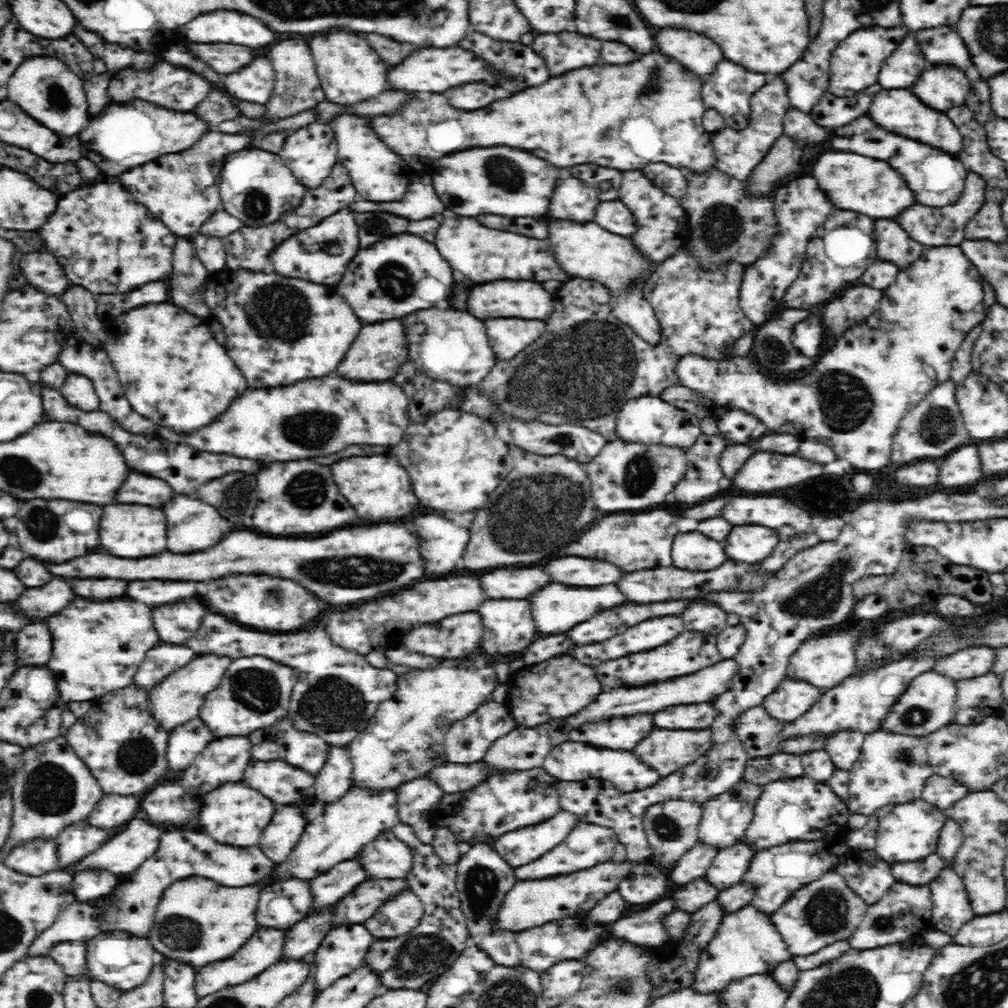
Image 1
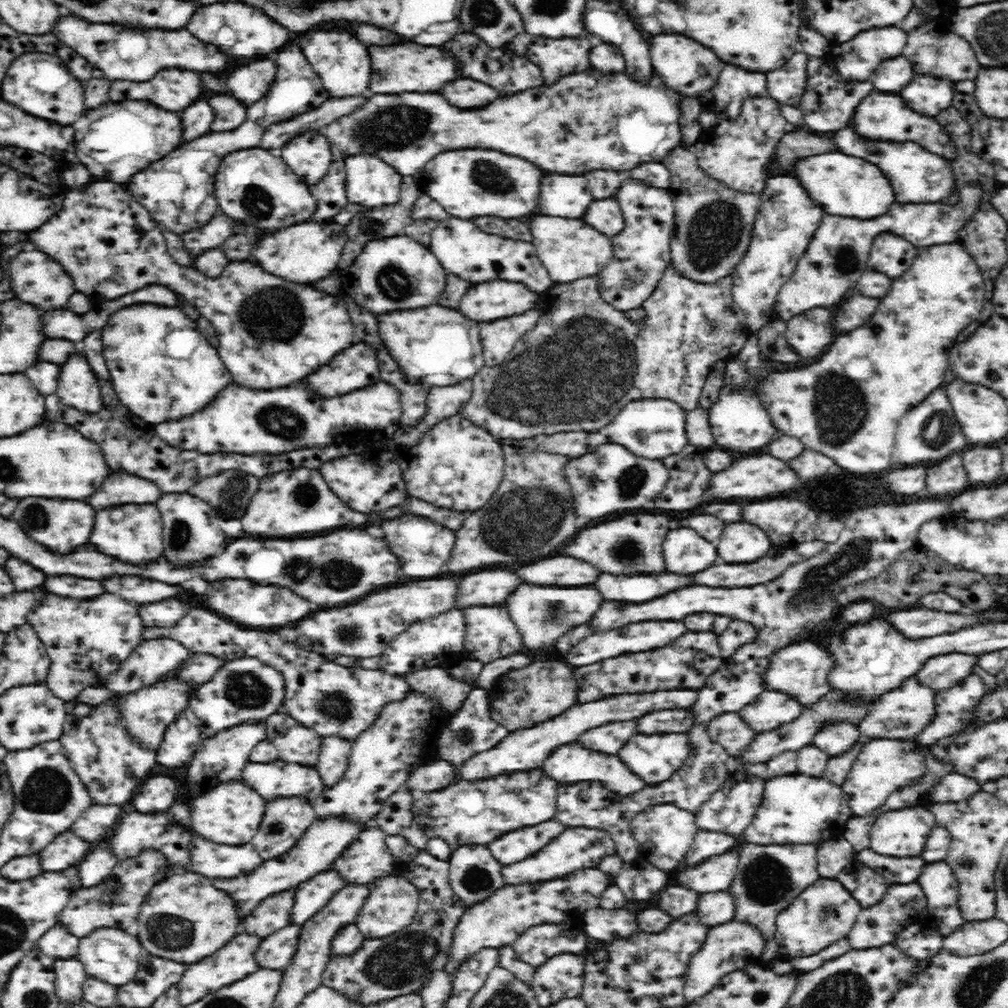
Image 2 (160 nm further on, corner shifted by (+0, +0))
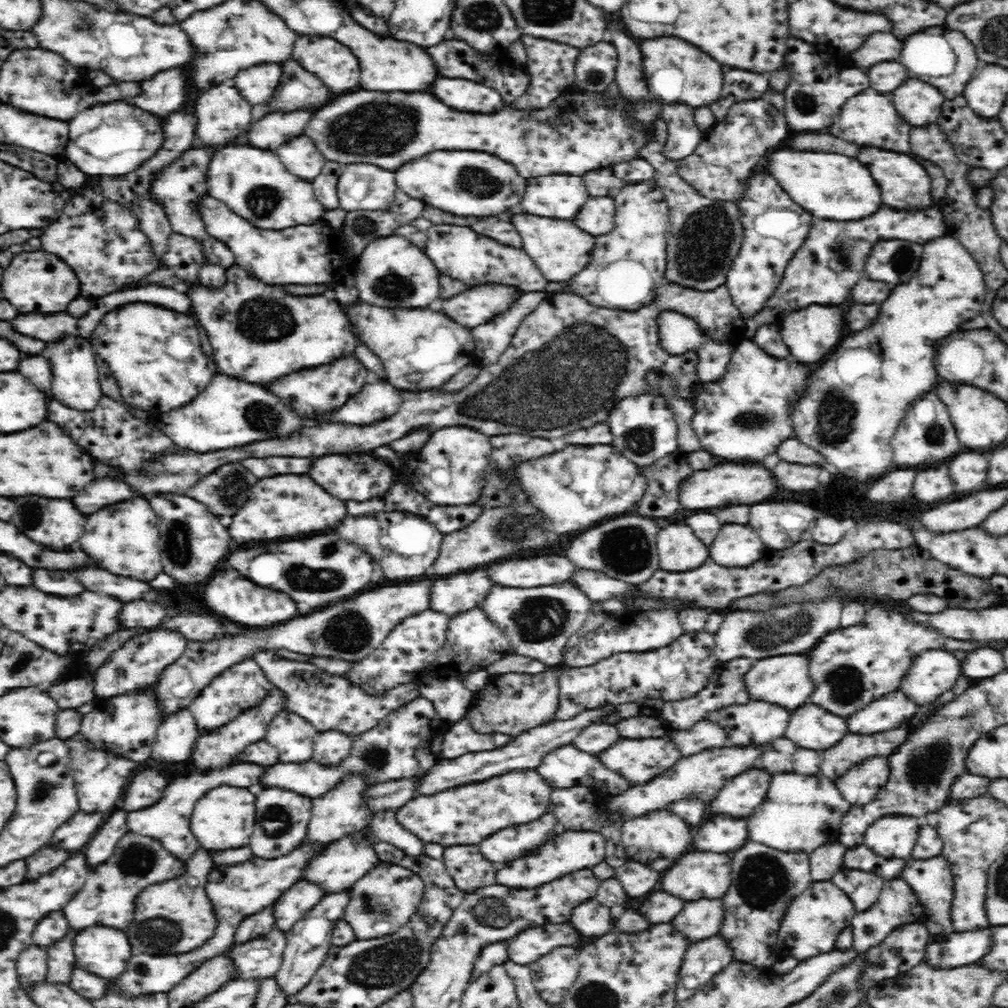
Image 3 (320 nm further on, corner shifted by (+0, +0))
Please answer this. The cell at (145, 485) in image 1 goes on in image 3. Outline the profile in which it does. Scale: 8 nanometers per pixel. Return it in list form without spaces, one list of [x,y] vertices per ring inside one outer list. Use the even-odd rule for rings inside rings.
[[[108,476],[108,478],[100,478],[92,482],[92,486],[88,486],[84,494],[78,494],[78,498],[74,498],[72,502],[76,502],[76,506],[80,506],[82,512],[90,514],[90,512],[100,510],[102,506],[138,497],[144,497],[144,494],[130,486],[128,481]]]

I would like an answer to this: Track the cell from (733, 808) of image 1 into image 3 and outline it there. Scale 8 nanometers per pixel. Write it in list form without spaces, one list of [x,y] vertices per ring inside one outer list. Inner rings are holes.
[[[752,768],[727,779],[726,785],[720,788],[716,798],[708,803],[706,814],[710,814],[712,818],[750,818],[752,812],[764,802],[771,778],[772,775],[765,770]]]

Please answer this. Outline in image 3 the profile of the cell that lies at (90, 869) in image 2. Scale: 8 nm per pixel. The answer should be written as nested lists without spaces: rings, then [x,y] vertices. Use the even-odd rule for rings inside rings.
[[[114,810],[102,824],[102,828],[88,842],[81,851],[86,859],[89,870],[108,862],[117,850],[119,843],[127,836],[128,827],[125,823],[125,814],[122,810]]]

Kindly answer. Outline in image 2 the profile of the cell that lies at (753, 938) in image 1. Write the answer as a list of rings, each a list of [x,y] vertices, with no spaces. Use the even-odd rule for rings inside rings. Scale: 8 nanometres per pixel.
[[[733,919],[730,922],[714,926],[708,932],[700,950],[692,956],[688,964],[688,974],[685,975],[683,990],[686,1002],[692,1002],[692,1000],[702,998],[708,992],[712,992],[726,974],[744,970],[746,966],[759,966],[763,969],[771,967],[772,960],[764,961],[762,959],[764,950],[766,950],[766,938],[754,924]]]

